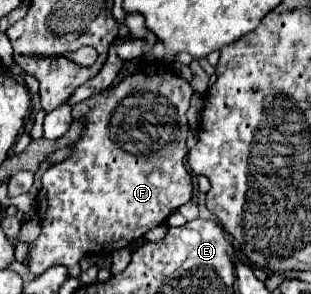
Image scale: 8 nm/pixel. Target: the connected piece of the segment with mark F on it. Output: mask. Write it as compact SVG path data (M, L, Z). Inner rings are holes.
M147 66L145 70L125 78L115 88L101 96L75 104L75 118L85 118L87 128L73 146L73 154L59 164L53 164L45 174L45 188L37 196L37 214L41 218L41 234L29 246L29 268L35 276L51 266L63 264L73 278L79 276L79 260L85 254L103 254L125 248L129 242L141 238L151 228L163 224L179 206L193 196L193 176L185 166L187 156L187 108L193 88L185 78L175 76L167 66Z

